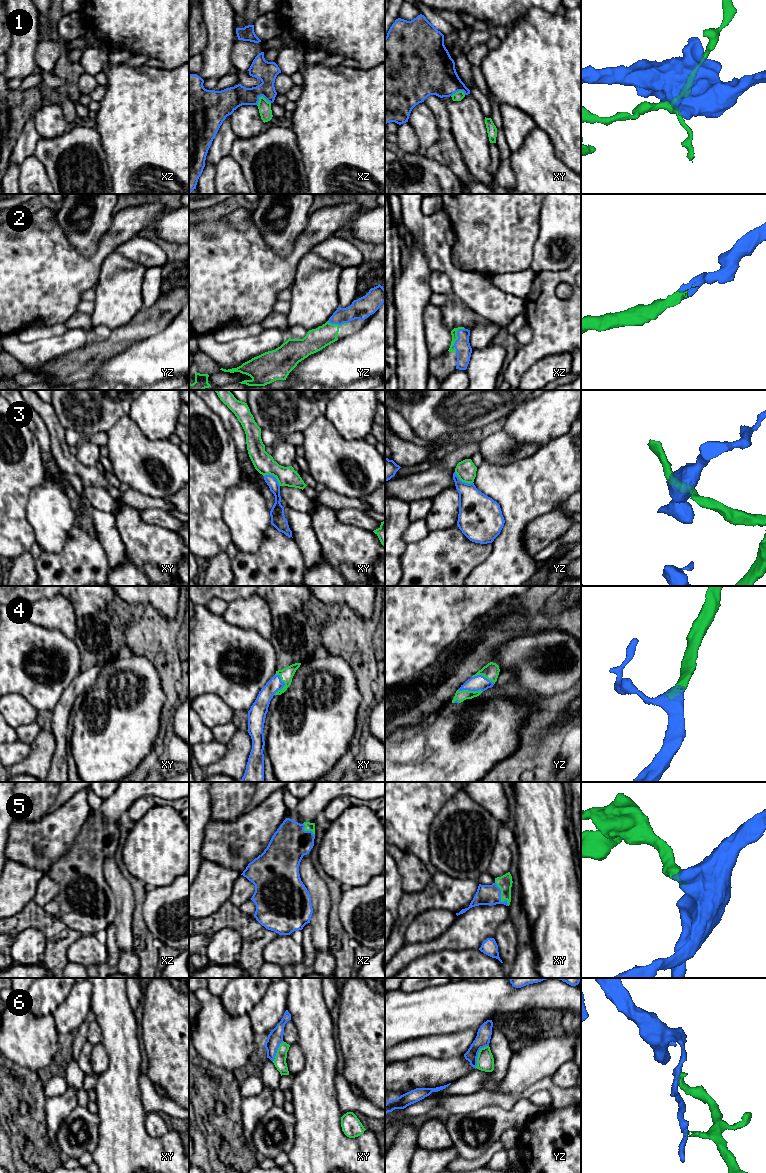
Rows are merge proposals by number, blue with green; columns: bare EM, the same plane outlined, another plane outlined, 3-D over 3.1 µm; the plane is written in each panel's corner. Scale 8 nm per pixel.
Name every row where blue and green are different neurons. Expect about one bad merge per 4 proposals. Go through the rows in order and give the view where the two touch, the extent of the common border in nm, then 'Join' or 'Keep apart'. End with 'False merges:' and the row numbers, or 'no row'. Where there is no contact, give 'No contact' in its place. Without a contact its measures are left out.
1: Touches blue in xz. Shared border 120 nm. Keep apart
2: Touches blue in xz. Shared border 170 nm. Join
3: Touches blue in xy. Shared border 160 nm. Keep apart
4: Touches blue in xy. Shared border 180 nm. Join
5: Touches blue in xy. Shared border 220 nm. Join
6: Touches blue in yz. Shared border 220 nm. Keep apart
False merges: 1, 3, 6

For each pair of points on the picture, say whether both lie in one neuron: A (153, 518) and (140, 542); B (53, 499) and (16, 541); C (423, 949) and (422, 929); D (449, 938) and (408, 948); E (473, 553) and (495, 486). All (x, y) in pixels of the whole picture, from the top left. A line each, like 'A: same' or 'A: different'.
A: different
B: different
C: different
D: same
E: different

